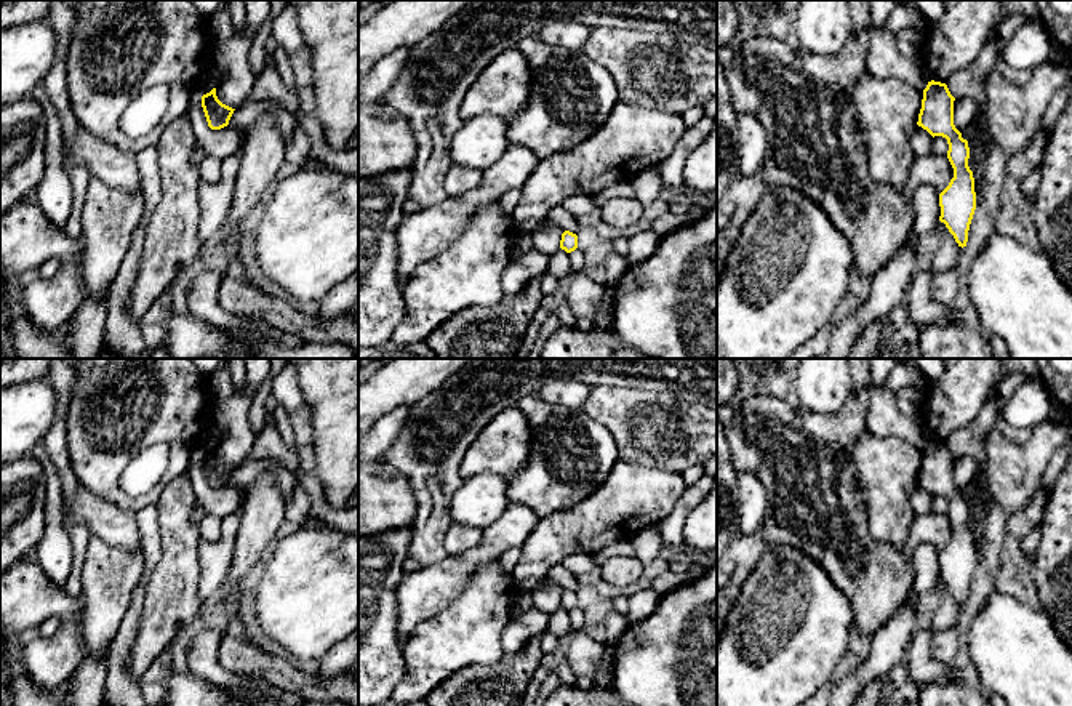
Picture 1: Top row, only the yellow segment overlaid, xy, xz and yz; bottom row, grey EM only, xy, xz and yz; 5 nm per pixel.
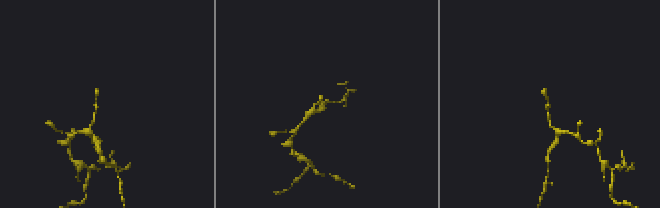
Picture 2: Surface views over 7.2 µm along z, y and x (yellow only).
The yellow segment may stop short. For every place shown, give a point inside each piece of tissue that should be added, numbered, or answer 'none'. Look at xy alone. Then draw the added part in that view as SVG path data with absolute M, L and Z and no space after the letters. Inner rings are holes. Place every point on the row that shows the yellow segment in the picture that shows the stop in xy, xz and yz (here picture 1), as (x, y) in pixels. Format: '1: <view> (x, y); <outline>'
none

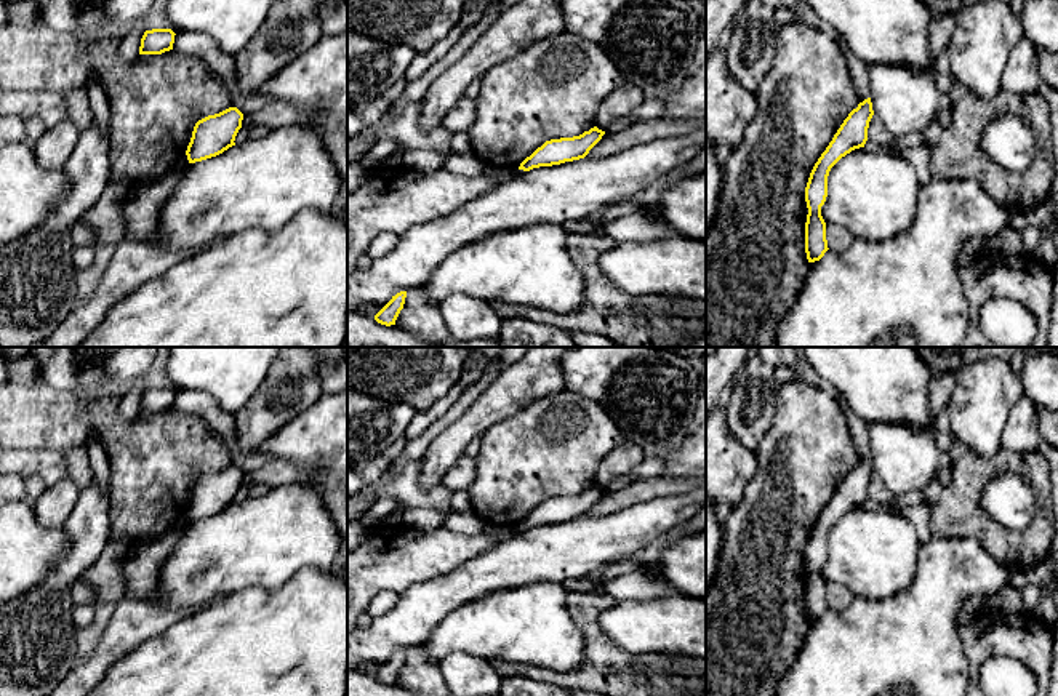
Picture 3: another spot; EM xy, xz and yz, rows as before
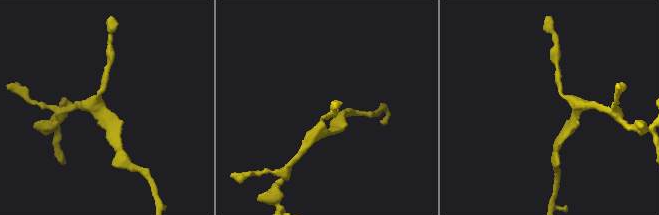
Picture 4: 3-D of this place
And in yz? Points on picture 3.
none

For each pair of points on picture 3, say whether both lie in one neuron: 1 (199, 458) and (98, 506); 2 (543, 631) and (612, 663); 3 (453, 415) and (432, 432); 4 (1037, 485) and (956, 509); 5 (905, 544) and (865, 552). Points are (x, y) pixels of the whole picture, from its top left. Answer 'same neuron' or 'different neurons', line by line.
1: different neurons
2: different neurons
3: same neuron
4: same neuron
5: same neuron

